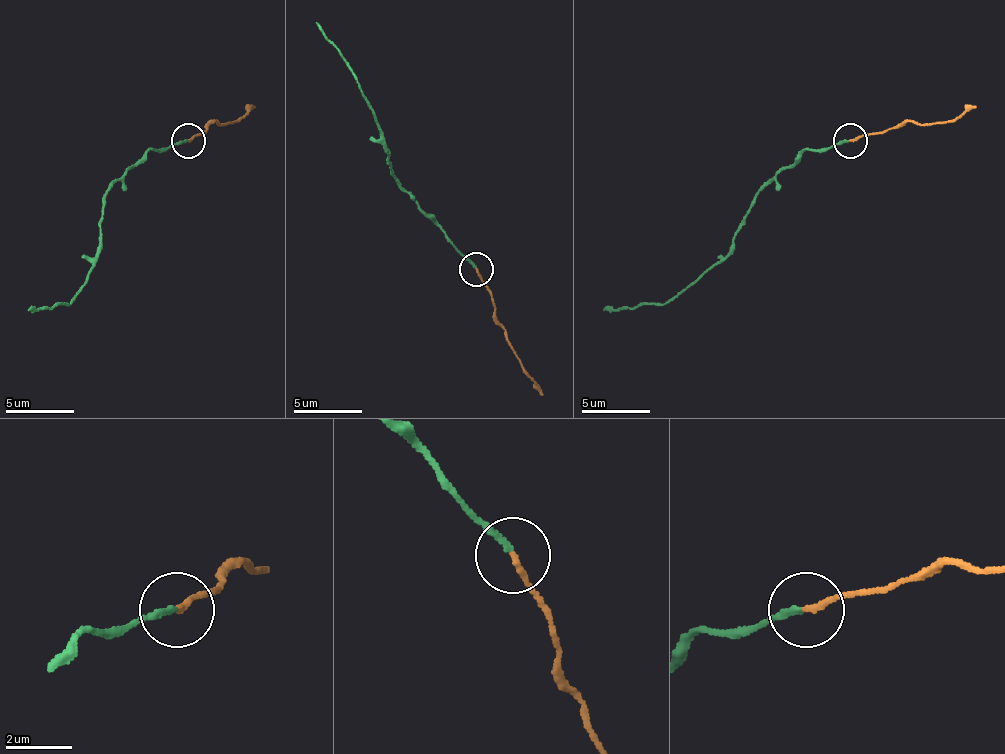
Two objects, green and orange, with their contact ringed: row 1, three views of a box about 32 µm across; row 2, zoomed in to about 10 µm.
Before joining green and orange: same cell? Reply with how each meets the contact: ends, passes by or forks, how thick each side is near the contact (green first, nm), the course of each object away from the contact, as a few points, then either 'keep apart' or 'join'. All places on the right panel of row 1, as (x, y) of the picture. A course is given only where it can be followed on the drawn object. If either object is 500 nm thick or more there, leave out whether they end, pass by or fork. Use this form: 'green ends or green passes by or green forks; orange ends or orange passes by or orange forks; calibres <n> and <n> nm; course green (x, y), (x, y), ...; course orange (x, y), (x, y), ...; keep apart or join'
green ends; orange ends; calibres 160 and 170 nm; course green (849, 141), (808, 148), (756, 196), (728, 252), (663, 303), (604, 307); course orange (849, 141), (907, 121), (956, 121), (976, 107); join

